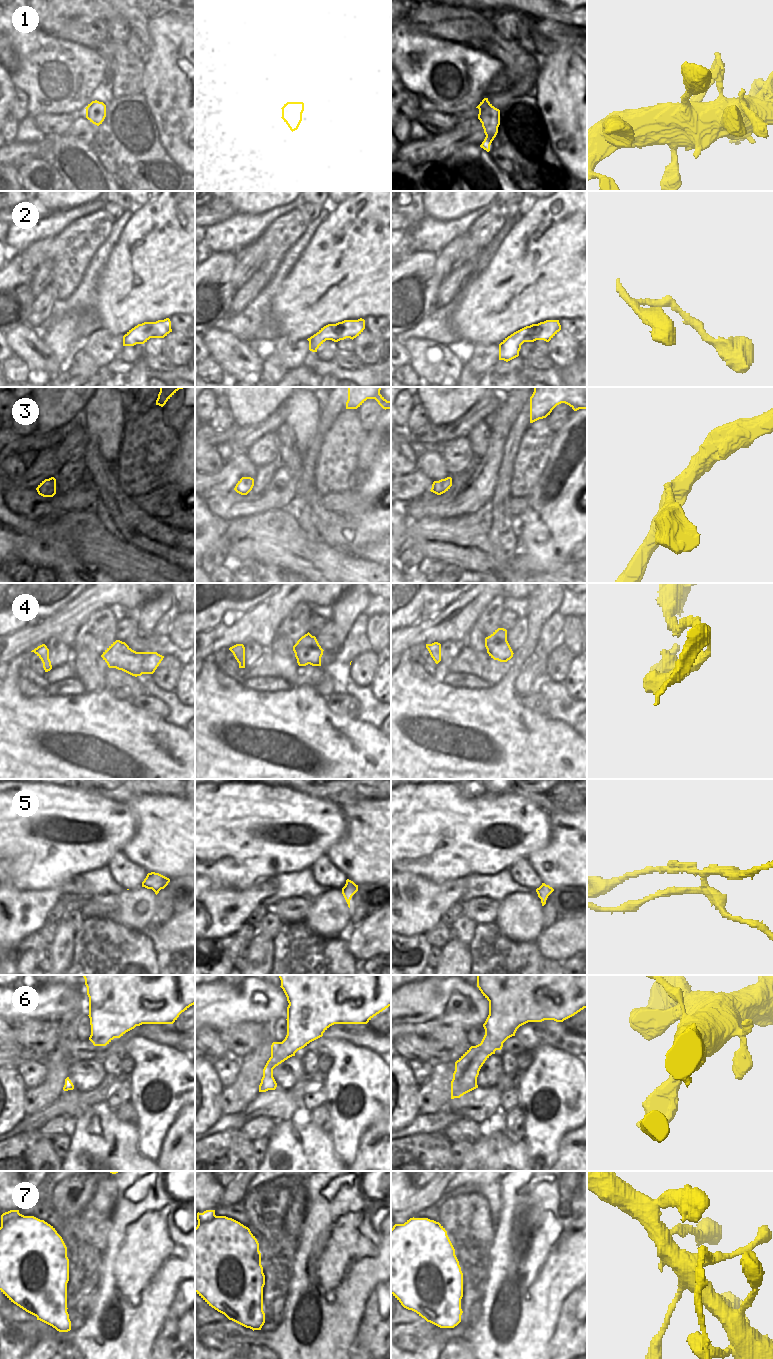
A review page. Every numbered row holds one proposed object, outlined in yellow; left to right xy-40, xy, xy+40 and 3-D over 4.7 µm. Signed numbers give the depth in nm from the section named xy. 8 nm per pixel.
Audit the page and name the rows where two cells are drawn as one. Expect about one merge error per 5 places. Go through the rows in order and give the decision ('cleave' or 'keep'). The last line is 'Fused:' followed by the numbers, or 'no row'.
1: keep
2: keep
3: keep
4: keep
5: cleave
6: keep
7: keep
Fused: 5

